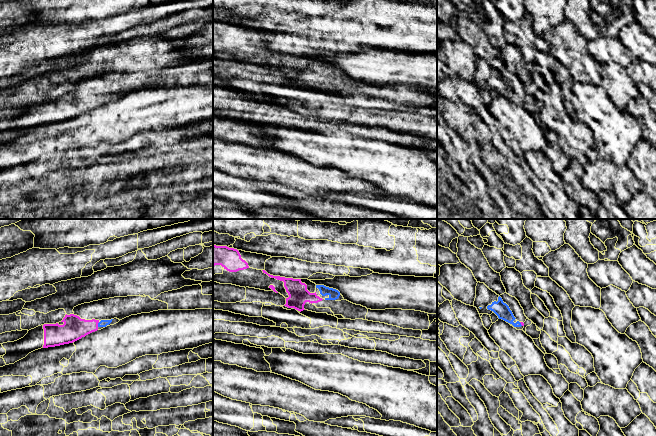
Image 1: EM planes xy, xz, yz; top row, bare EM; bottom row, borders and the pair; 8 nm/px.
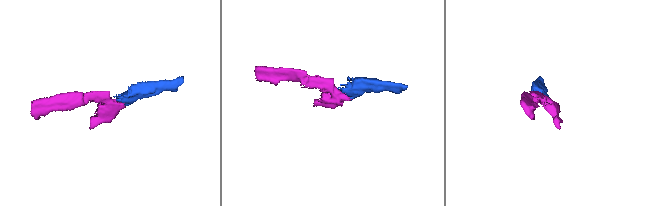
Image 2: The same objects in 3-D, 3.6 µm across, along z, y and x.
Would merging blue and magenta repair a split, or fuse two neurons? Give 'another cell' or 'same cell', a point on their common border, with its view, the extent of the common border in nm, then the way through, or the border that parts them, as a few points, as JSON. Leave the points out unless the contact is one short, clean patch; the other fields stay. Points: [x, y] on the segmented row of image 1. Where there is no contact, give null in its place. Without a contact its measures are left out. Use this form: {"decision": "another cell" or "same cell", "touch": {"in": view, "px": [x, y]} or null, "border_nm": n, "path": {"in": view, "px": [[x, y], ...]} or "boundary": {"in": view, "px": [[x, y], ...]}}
{"decision": "same cell", "touch": {"in": "xy", "px": [98, 324]}, "border_nm": 40, "path": {"in": "xy", "px": [[103, 323], [98, 324], [74, 328]]}}

